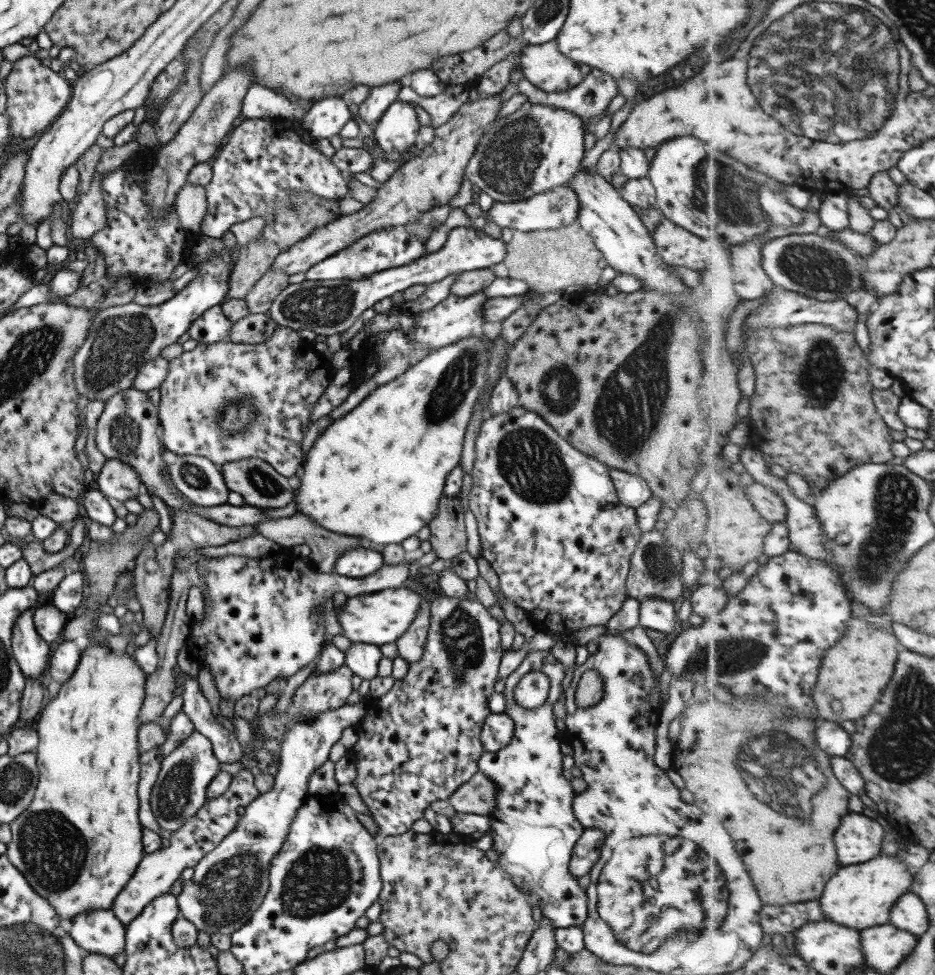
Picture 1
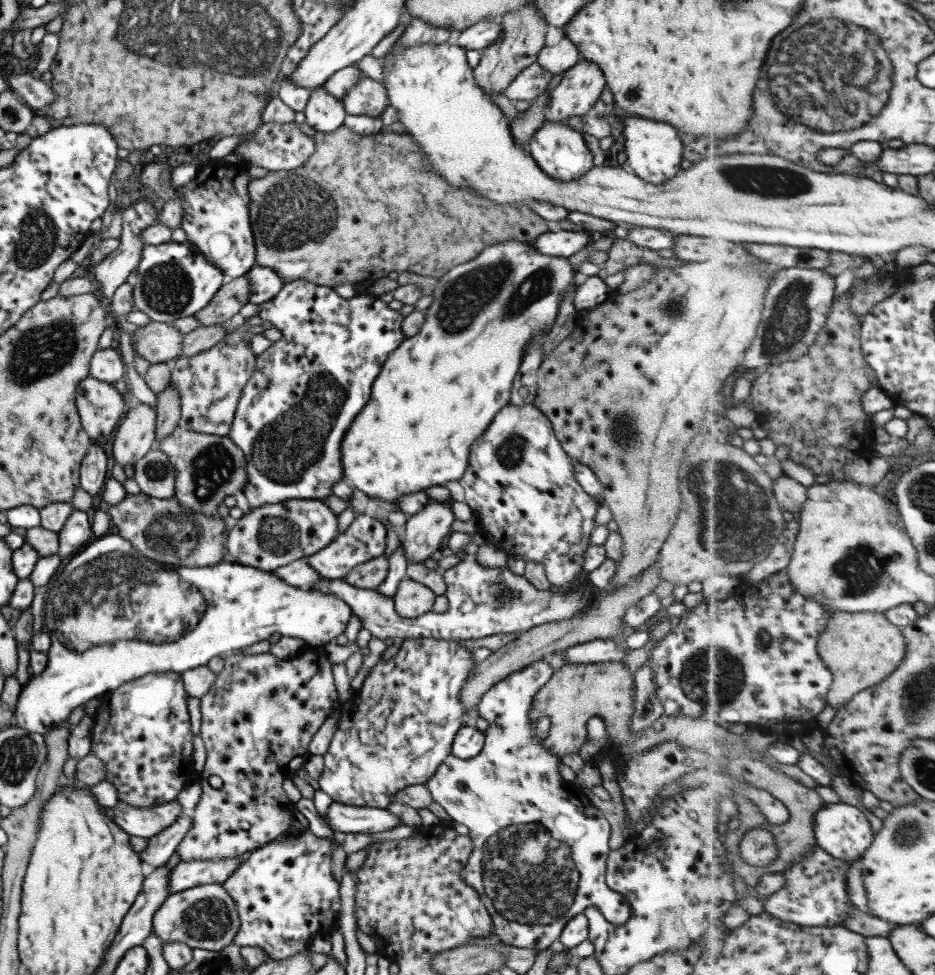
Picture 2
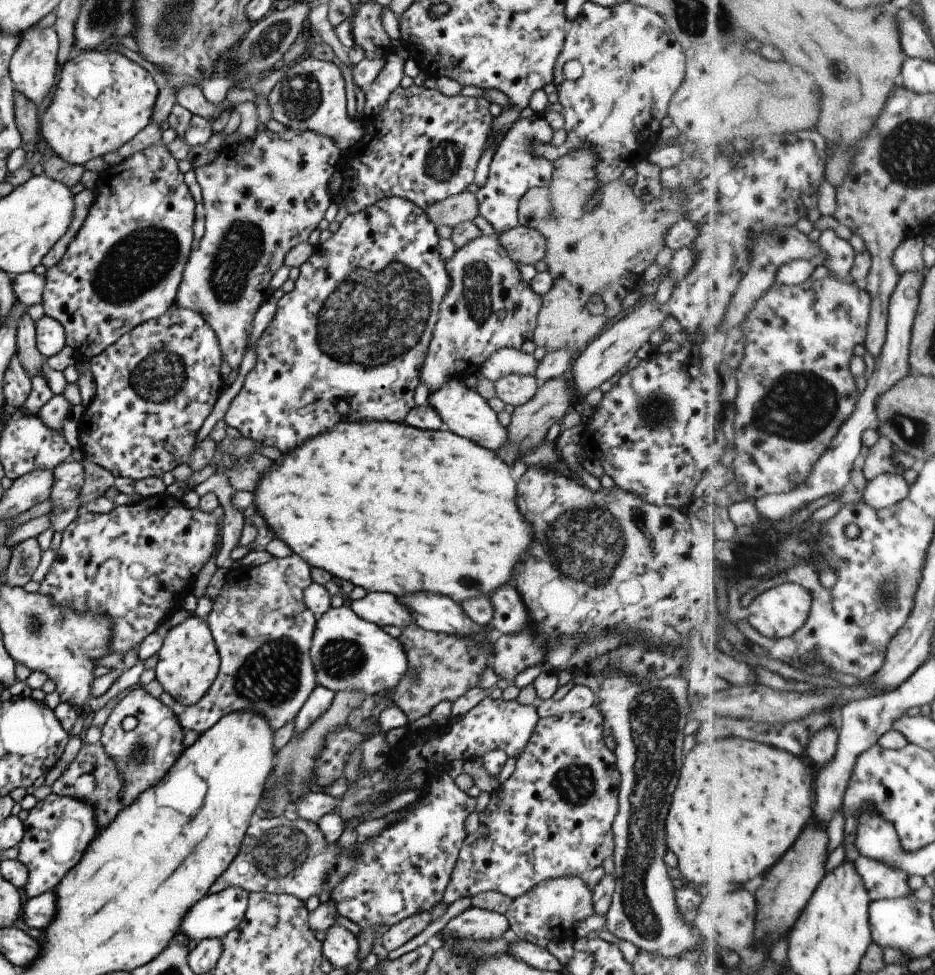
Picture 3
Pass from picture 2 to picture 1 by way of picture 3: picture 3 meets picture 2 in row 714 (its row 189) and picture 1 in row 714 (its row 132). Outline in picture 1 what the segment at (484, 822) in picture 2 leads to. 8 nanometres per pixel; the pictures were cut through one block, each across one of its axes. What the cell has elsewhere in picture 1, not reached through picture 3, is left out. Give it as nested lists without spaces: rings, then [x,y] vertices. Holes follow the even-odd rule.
[[[549,650],[529,651],[521,660],[521,664],[507,675],[502,691],[506,704],[504,713],[513,721],[511,740],[495,752],[480,754],[476,762],[478,772],[493,780],[492,784],[496,786],[494,807],[486,817],[489,819],[487,833],[493,841],[490,849],[498,856],[497,865],[515,882],[519,893],[527,897],[529,904],[537,906],[540,914],[550,920],[555,929],[581,928],[586,917],[586,894],[579,888],[576,878],[567,870],[570,852],[582,833],[583,826],[573,814],[572,800],[575,793],[569,781],[561,775],[563,755],[559,751],[559,743],[562,734],[555,727],[554,716],[551,713],[553,703],[557,702],[562,694],[561,680],[565,678],[566,672],[567,669],[553,658]],[[531,671],[541,671],[547,685],[546,699],[541,706],[533,710],[519,706],[513,698],[513,689],[517,681]]]

